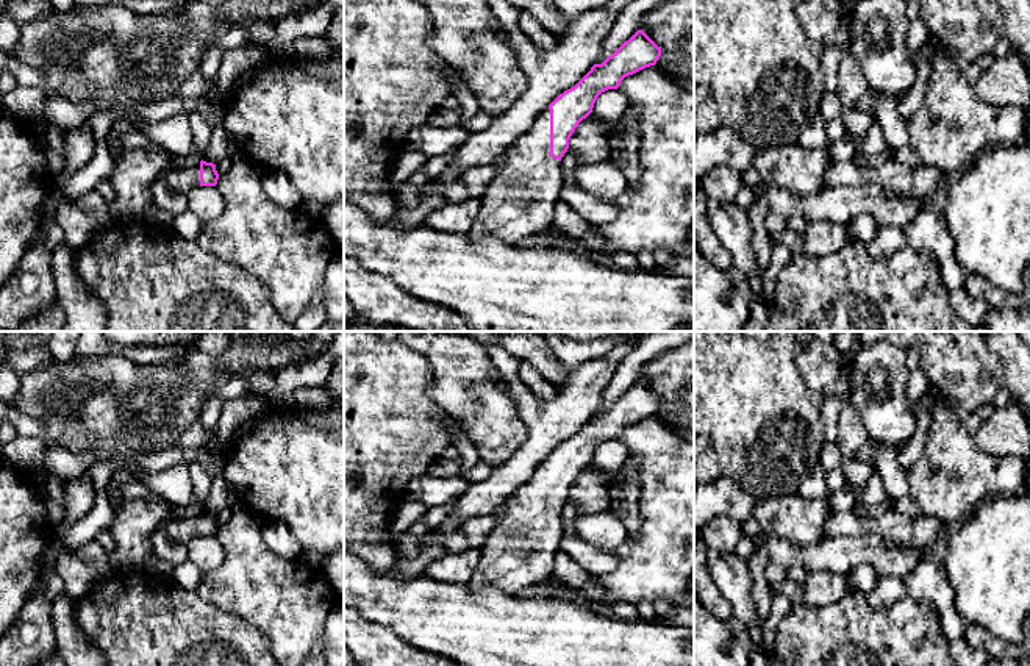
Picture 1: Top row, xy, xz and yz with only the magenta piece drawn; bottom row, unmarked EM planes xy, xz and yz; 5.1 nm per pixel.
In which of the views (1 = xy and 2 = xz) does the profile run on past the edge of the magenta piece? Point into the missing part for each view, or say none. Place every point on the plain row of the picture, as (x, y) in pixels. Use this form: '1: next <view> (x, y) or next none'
1: next xy (169, 543)
2: next xz (518, 554)

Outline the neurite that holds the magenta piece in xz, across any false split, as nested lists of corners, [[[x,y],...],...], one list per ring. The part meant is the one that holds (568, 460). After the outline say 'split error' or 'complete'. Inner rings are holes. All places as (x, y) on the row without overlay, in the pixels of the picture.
[[[638,380],[574,438],[560,444],[533,478],[497,508],[500,521],[480,549],[480,563],[467,586],[522,596],[528,586],[553,575],[552,553],[564,536],[561,508],[572,483],[592,463],[602,442],[617,439],[625,427],[655,416],[660,406],[661,397]]] | split error

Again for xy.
[[[200,511],[188,517],[169,519],[152,535],[152,555],[177,566],[188,560],[188,544],[194,536],[216,536],[216,514]]] | split error

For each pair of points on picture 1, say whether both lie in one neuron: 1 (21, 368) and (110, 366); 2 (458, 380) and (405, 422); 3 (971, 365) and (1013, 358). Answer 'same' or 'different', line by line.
1: different
2: different
3: different

